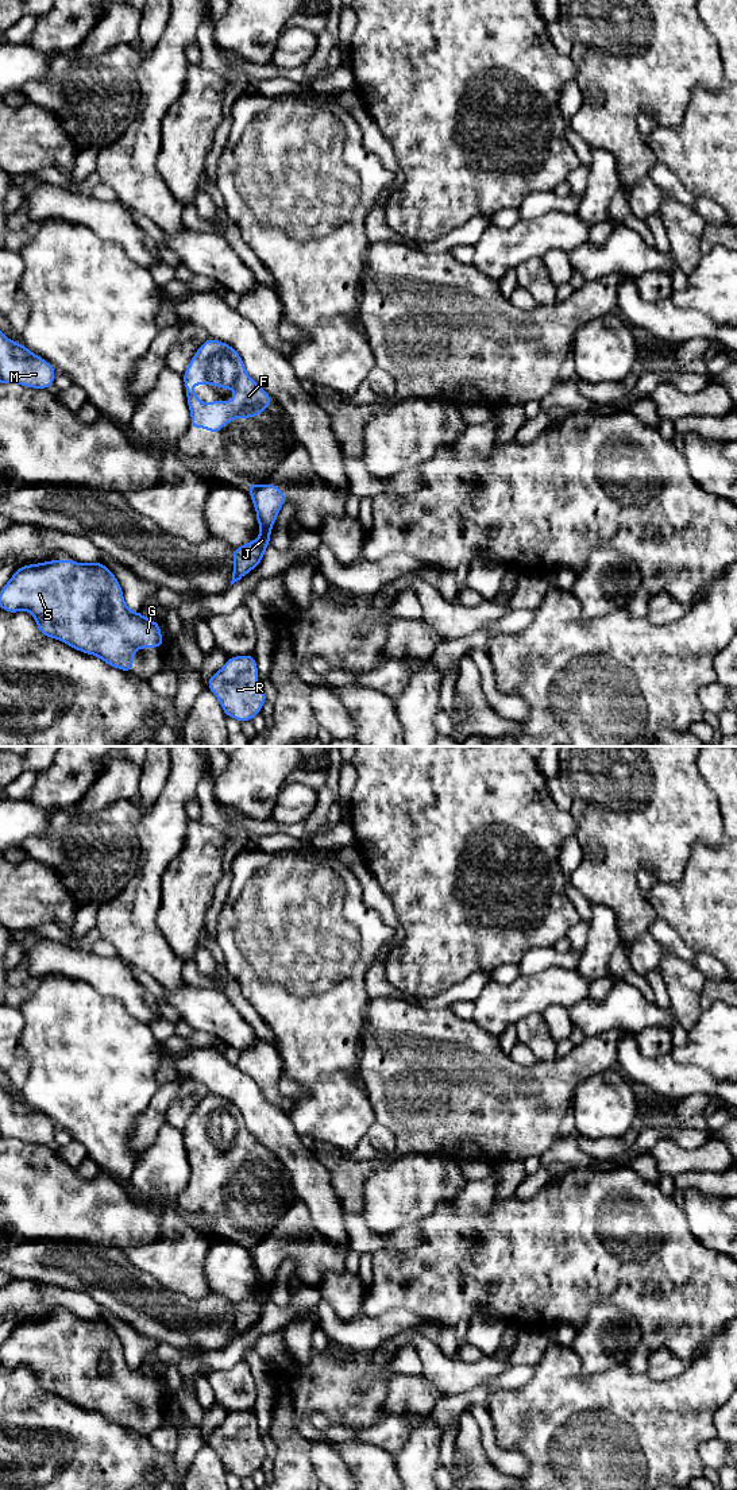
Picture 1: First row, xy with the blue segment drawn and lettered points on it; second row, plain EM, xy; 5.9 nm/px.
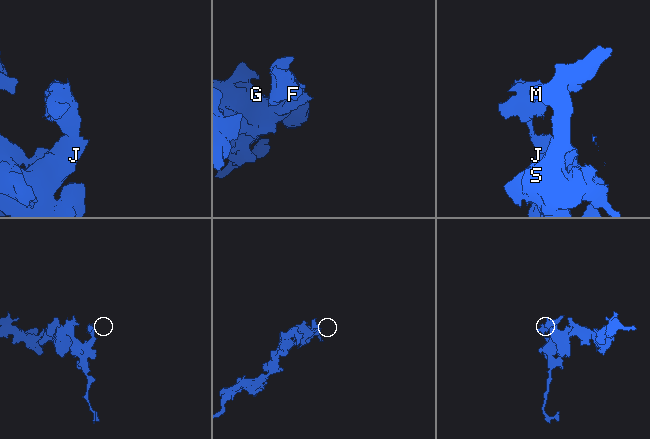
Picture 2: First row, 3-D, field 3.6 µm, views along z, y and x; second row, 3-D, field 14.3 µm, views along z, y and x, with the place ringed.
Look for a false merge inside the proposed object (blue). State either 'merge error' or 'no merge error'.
merge error

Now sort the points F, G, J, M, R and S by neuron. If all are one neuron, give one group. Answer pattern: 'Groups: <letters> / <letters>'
Groups: F / G J M R S

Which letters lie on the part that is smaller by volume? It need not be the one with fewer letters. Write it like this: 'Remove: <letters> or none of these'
Remove: F

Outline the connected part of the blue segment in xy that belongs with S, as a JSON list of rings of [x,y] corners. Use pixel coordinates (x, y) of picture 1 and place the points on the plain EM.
[[[69,1315],[47,1316],[18,1324],[0,1347],[0,1364],[7,1369],[27,1366],[32,1370],[40,1390],[62,1397],[86,1410],[100,1413],[107,1421],[124,1428],[134,1425],[134,1408],[143,1404],[162,1404],[161,1378],[146,1374],[140,1367],[131,1367],[115,1329],[100,1317],[82,1320]]]

